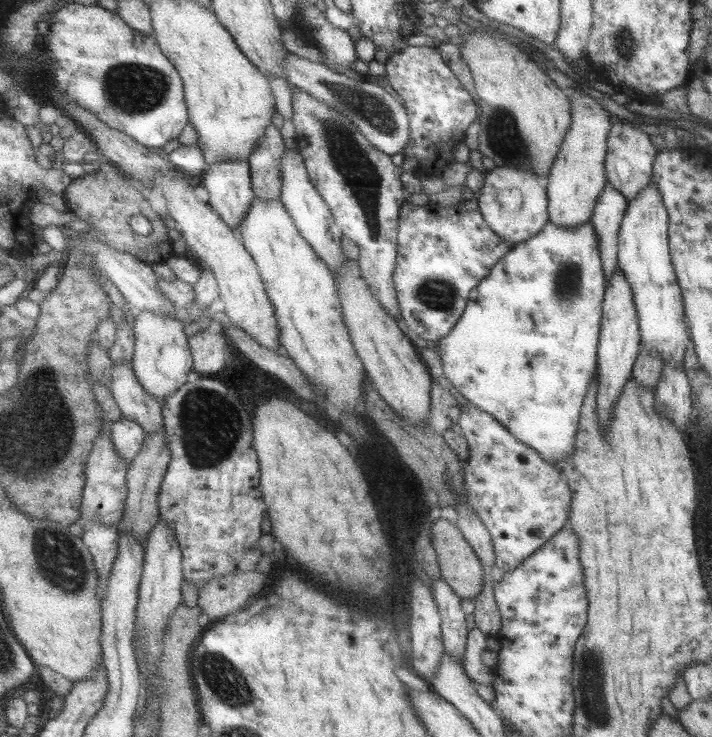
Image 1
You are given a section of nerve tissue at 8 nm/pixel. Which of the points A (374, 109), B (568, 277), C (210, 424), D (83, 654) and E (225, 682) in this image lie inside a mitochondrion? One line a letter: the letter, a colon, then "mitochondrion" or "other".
A: mitochondrion
B: mitochondrion
C: mitochondrion
D: other
E: mitochondrion

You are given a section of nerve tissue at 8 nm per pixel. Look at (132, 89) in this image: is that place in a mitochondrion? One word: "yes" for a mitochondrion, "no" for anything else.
yes

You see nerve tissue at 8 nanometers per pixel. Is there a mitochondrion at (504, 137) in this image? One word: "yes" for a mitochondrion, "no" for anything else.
yes

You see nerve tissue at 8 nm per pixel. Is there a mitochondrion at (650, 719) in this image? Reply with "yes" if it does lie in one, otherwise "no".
no

